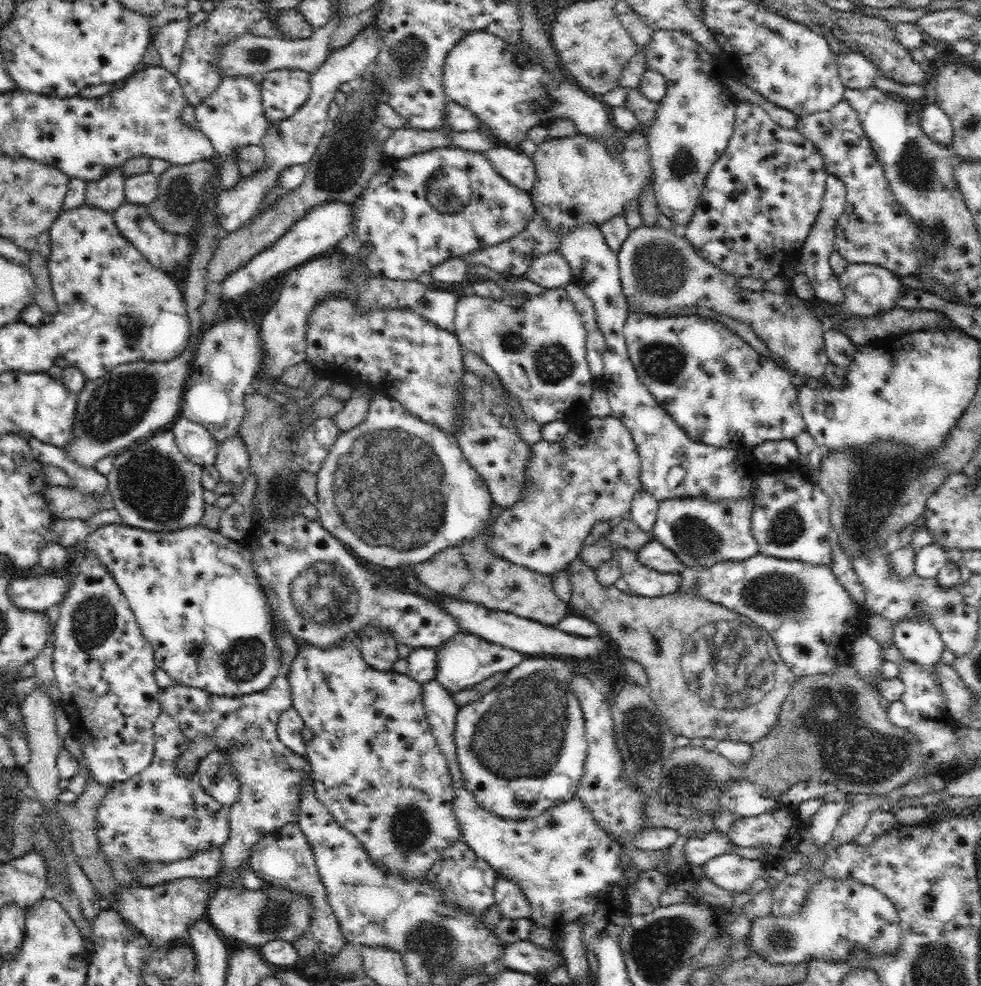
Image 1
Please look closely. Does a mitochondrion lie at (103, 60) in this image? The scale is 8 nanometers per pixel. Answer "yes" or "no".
no

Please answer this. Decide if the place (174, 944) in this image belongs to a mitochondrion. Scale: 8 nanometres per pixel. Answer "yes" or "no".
no

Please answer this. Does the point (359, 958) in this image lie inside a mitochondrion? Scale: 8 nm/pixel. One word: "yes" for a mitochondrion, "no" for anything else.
no

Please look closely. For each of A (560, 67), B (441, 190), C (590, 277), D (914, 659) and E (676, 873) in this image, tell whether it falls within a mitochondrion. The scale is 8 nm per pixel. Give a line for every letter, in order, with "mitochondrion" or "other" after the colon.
A: other
B: mitochondrion
C: other
D: other
E: other

